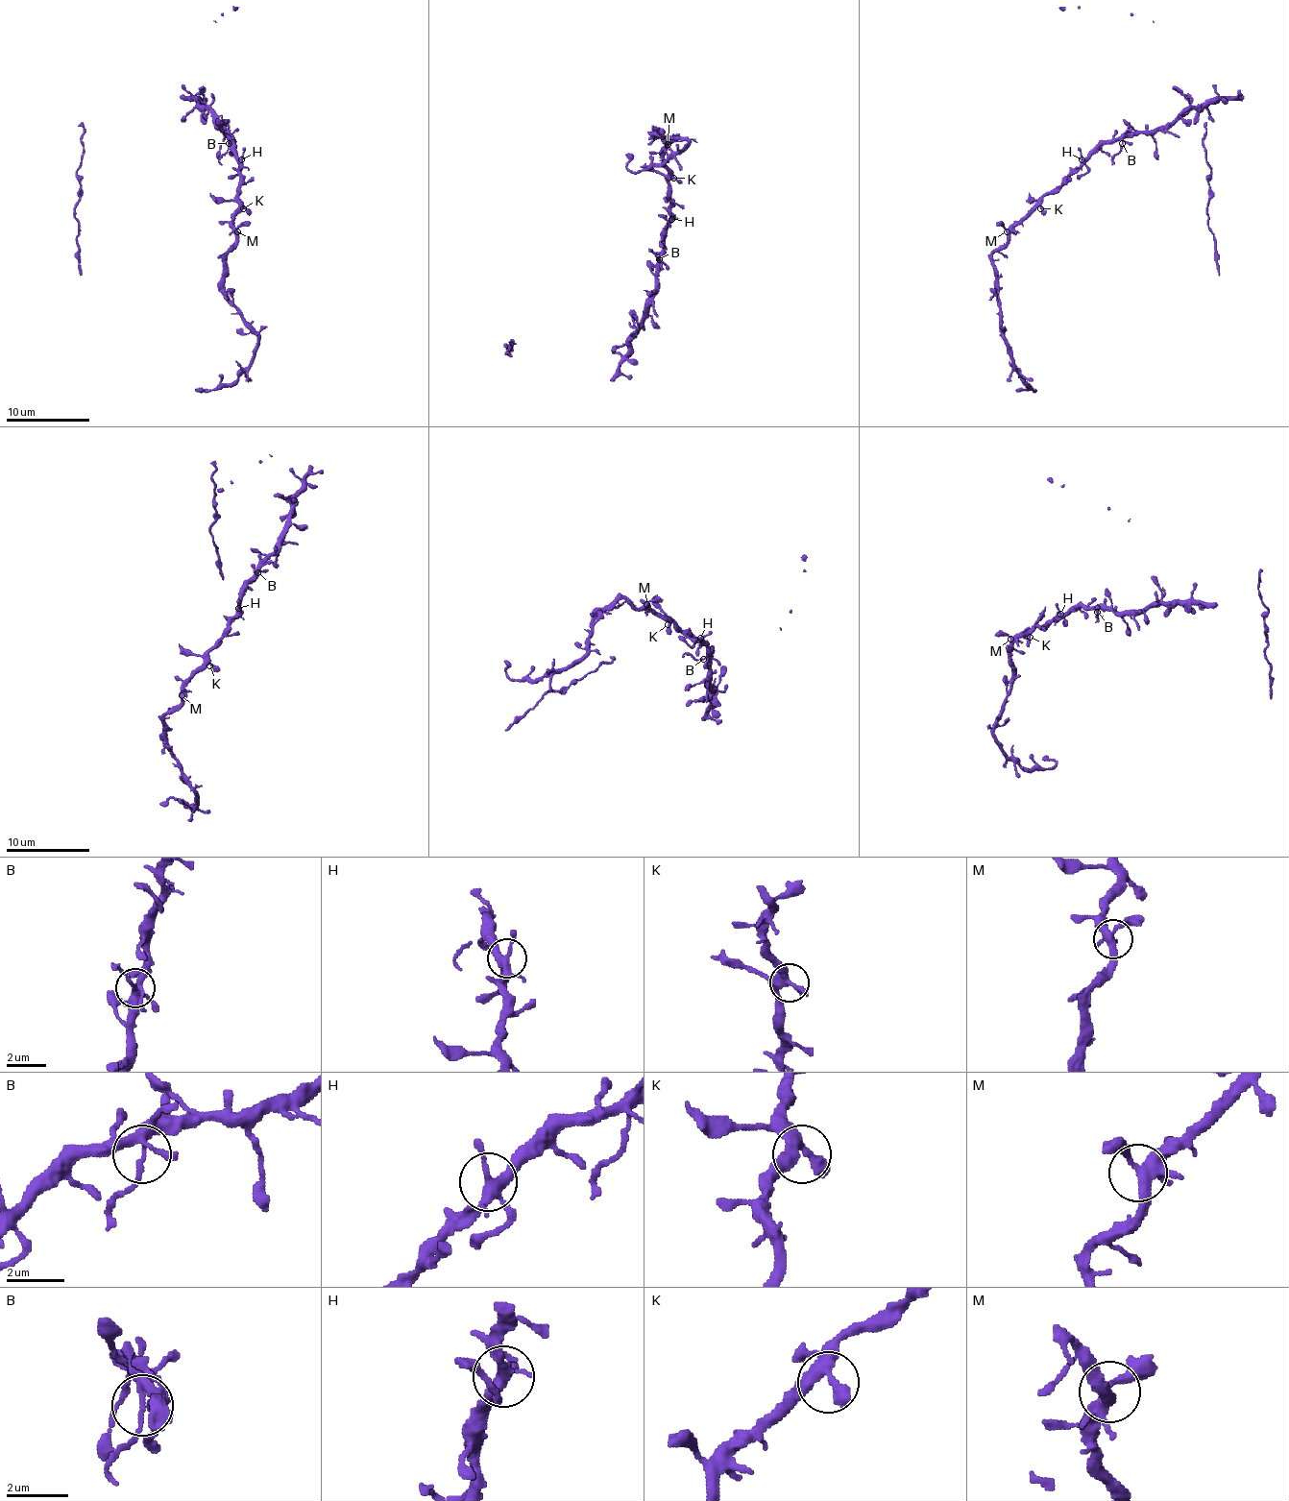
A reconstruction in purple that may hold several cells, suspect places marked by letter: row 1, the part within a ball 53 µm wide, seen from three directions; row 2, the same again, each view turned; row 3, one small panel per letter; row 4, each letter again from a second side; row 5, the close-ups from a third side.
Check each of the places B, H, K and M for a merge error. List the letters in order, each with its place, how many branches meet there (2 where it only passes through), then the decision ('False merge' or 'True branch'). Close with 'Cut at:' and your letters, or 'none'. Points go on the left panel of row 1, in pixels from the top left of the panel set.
B: Place: (229, 143). Branches: 4. True branch
H: Place: (241, 159). Branches: 5. True branch
K: Place: (243, 208). Branches: 2. True branch
M: Place: (237, 231). Branches: 5. True branch
Cut at: none

